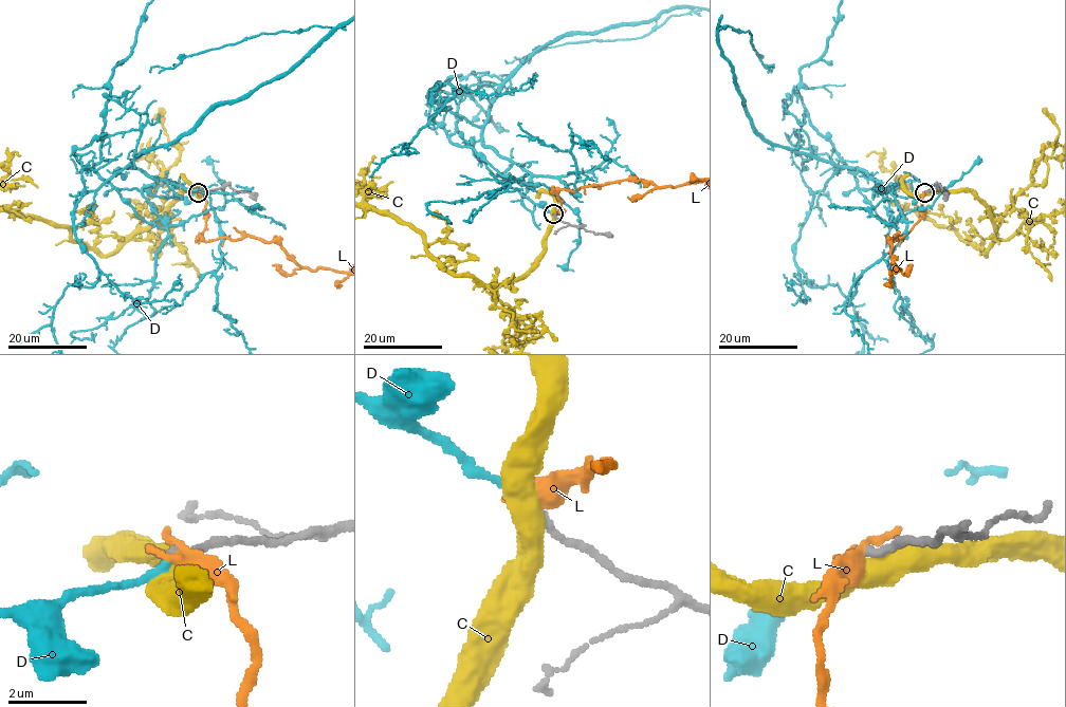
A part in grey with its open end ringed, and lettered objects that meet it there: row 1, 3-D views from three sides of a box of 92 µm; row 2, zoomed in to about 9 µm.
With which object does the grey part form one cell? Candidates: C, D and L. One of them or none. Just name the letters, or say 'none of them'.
D

